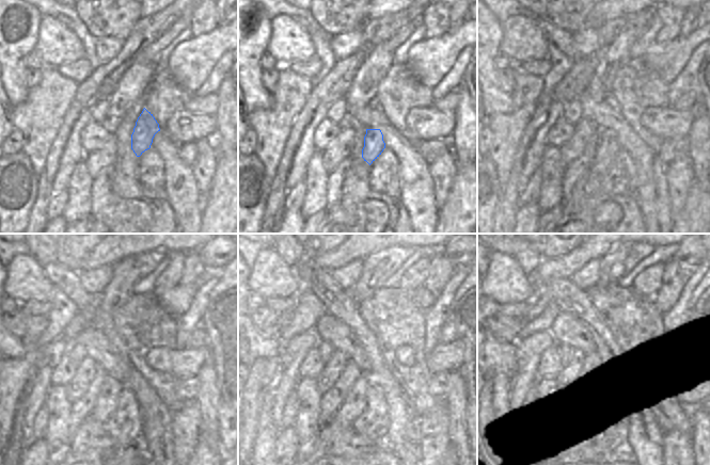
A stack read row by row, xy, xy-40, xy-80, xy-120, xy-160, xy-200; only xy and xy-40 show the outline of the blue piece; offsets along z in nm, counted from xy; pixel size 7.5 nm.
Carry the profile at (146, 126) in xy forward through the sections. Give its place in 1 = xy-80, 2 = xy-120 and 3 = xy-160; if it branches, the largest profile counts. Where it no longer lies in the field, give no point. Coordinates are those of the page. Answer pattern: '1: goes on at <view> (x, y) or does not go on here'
1: goes on at xy-80 (609, 146)
2: goes on at xy-120 (119, 398)
3: goes on at xy-160 (354, 403)

